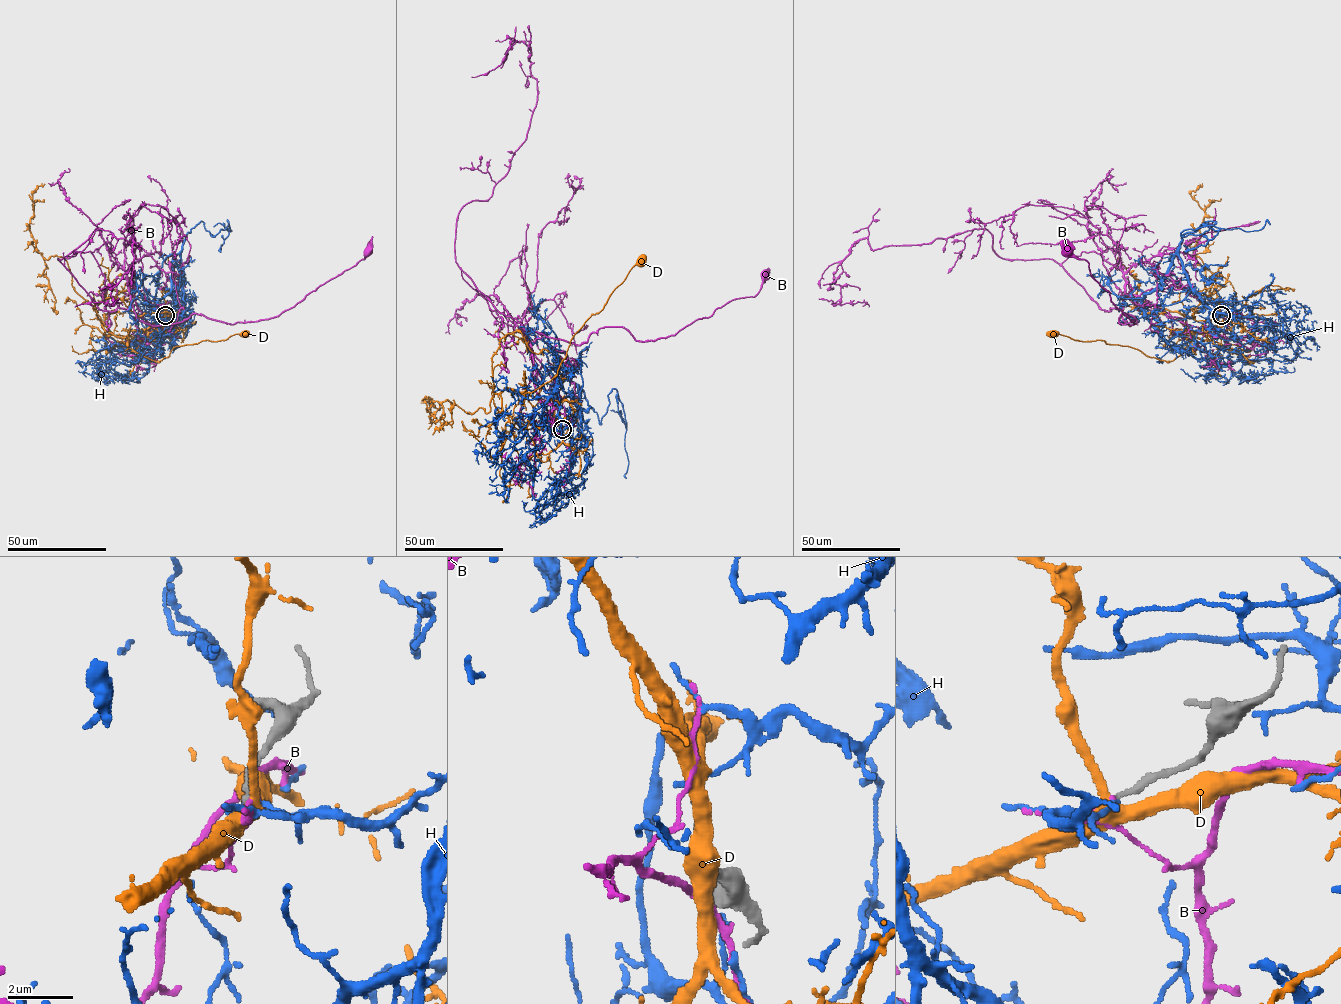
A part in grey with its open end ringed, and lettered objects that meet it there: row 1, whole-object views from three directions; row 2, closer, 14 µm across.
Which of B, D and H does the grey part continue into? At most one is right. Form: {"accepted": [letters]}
{"accepted": []}

